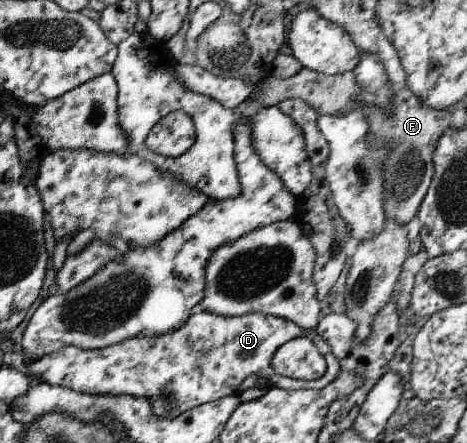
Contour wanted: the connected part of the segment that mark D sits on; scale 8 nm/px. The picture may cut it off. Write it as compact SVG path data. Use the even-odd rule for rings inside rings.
M200 310L192 314L176 329L153 337L132 337L116 344L99 349L79 349L68 345L53 353L40 355L27 364L32 378L39 378L42 383L58 385L87 395L132 395L147 399L151 411L160 418L173 419L184 411L214 402L222 397L237 396L242 390L256 386L267 390L270 386L278 388L318 389L330 384L340 371L339 362L332 356L329 346L313 330L301 329L293 322L280 317L265 315L261 312L248 313L237 317L225 317ZM296 337L306 337L324 357L325 371L320 378L313 381L280 378L273 372L270 359L274 351L286 341Z

